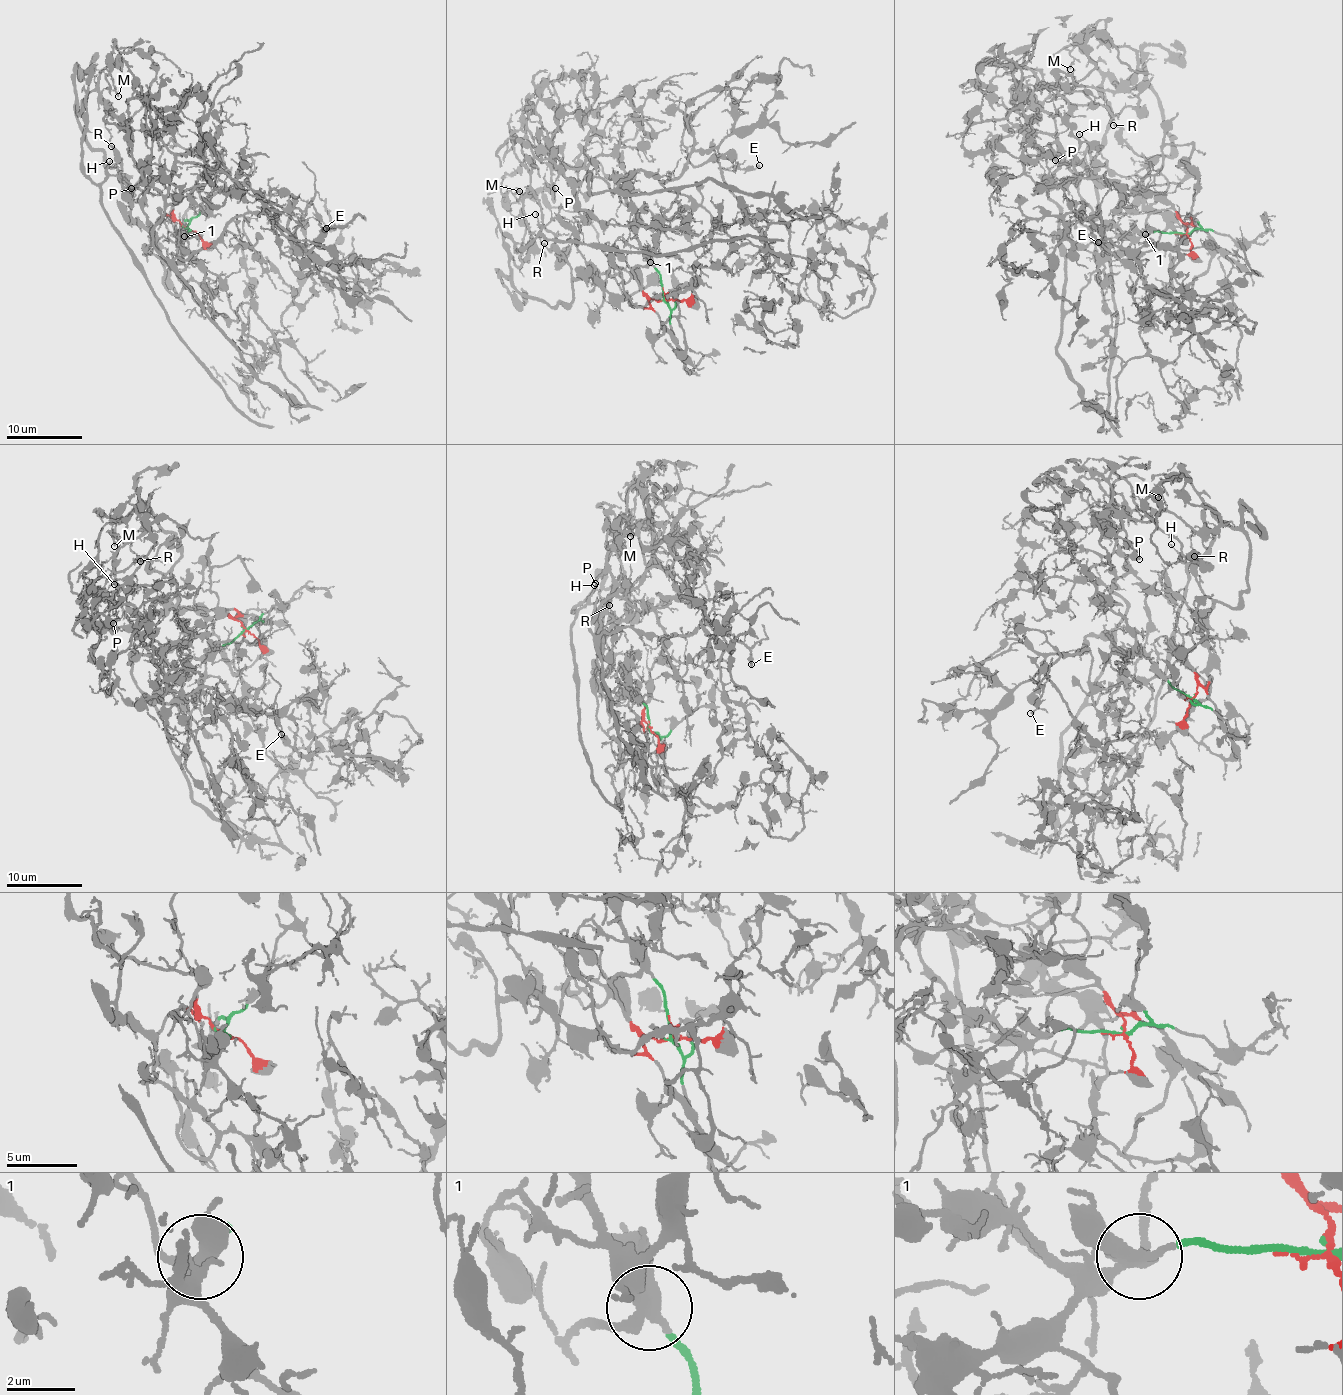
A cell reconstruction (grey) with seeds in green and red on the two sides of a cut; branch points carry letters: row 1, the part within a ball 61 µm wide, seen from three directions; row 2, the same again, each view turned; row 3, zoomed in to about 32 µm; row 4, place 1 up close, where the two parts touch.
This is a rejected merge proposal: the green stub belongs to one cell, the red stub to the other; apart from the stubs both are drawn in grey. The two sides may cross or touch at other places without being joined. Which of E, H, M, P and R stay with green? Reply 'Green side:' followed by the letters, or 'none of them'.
Green side: E, P

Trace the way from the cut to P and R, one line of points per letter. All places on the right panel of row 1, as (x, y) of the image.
P: (1183, 233), (1135, 238), (1108, 255), (1065, 310), (1059, 206), (1048, 195), (1059, 164), (1045, 154), (1055, 160)
R: (1183, 235), (1183, 223), (1191, 220), (1186, 217), (1178, 226), (1145, 204), (1147, 161), (1113, 125)

